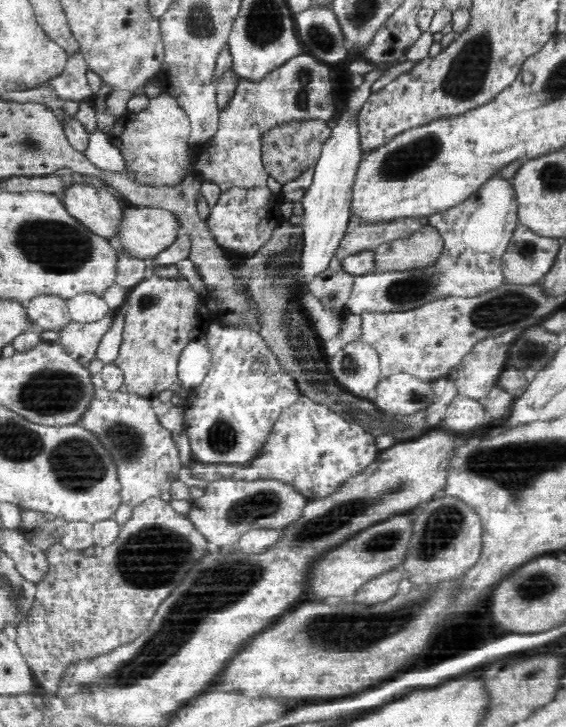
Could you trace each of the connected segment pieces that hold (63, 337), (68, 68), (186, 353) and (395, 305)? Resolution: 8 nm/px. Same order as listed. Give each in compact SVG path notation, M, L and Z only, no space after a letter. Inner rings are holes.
M110 311L96 322L70 321L68 324L64 324L60 330L56 330L56 333L60 335L60 340L57 343L65 348L66 353L70 353L72 358L88 365L96 358L100 342L110 330L116 313L117 311Z
M80 52L74 53L67 57L64 73L46 83L56 91L56 97L60 97L62 100L91 101L95 94L88 85L86 77L88 71L88 63L83 54Z
M206 336L191 341L182 352L178 362L178 380L182 387L198 386L208 374L211 366L211 354L206 343Z
M490 178L466 201L452 206L442 213L426 216L430 226L438 229L444 239L442 257L434 262L433 266L426 266L426 270L405 271L404 273L378 273L364 274L354 277L354 285L346 308L349 314L360 317L366 313L406 312L418 309L420 306L438 301L442 297L476 297L479 294L495 290L505 284L503 275L502 256L509 249L510 238L516 230L518 222L518 201L516 191L508 179Z

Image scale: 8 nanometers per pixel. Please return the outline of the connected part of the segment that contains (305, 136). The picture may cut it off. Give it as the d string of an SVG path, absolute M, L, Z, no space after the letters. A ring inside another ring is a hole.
M310 122L310 126L294 126L294 130L278 130L266 138L266 172L282 185L302 176L302 172L314 166L321 158L321 150L330 138L331 129L322 122Z

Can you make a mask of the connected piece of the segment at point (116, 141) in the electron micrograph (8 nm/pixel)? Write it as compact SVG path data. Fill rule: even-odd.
M166 88L155 98L150 98L146 108L136 113L124 113L117 117L115 125L108 132L112 146L120 150L126 163L125 172L135 178L139 184L164 188L164 186L178 186L186 177L194 175L194 156L196 149L190 145L191 126L189 118L183 108L166 94Z

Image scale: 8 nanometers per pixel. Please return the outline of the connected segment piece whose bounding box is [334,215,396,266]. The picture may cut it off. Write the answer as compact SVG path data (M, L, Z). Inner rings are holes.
M358 215L352 216L346 228L345 238L342 238L334 254L334 262L338 262L339 266L352 254L362 253L364 250L376 250L379 245L394 241L396 236L389 236L388 230L380 230L381 223L383 221L364 222Z

